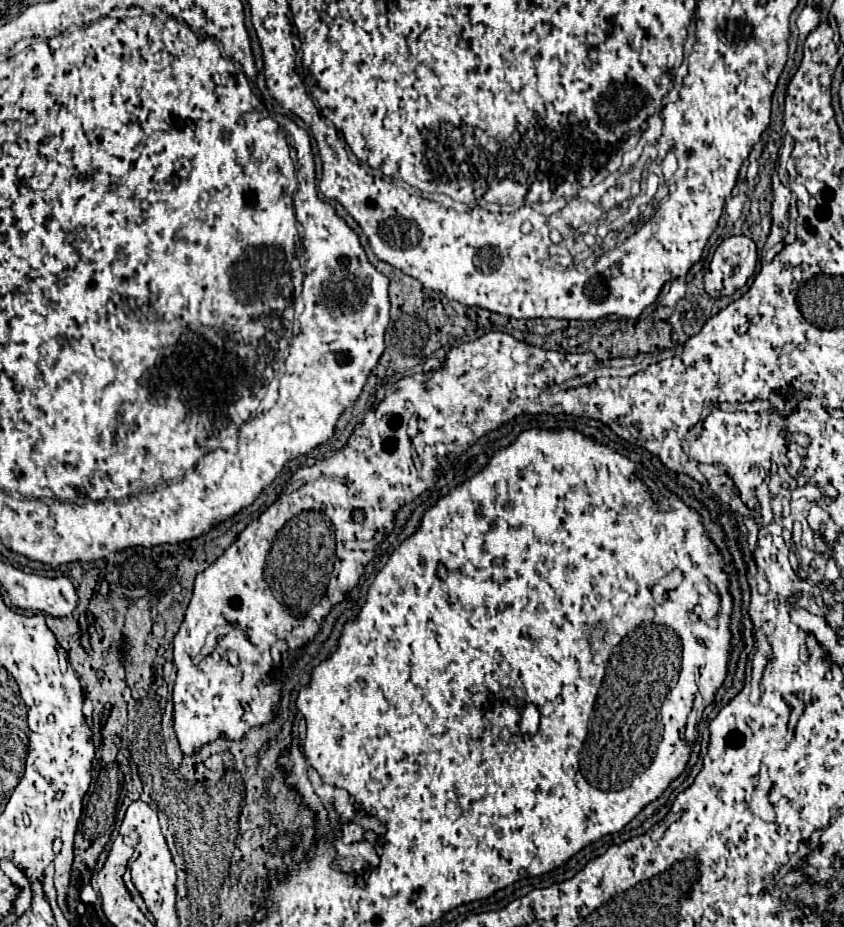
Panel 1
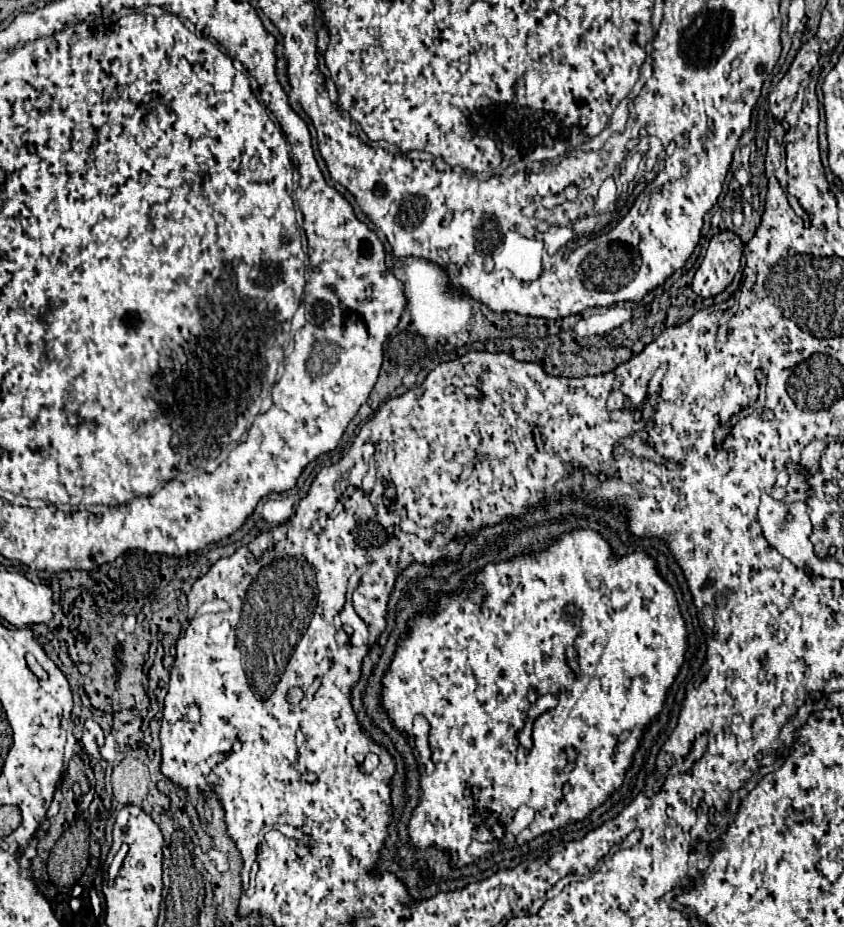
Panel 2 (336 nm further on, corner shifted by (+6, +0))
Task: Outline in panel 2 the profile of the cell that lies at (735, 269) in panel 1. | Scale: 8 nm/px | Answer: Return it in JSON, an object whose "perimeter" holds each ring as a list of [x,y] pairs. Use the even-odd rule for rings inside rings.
{"perimeter":[[[722,231],[710,239],[702,265],[698,267],[692,291],[698,297],[716,297],[734,279],[742,259],[742,241],[732,231]]]}

